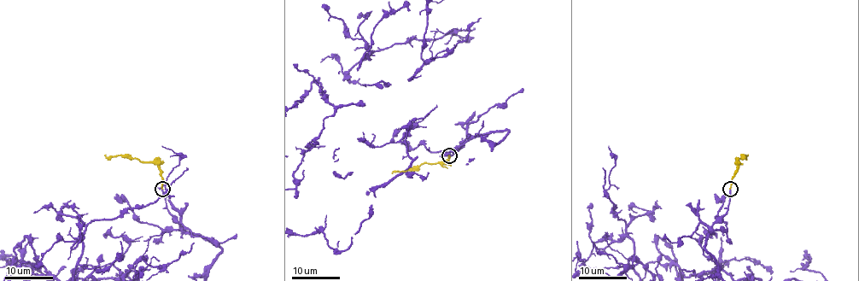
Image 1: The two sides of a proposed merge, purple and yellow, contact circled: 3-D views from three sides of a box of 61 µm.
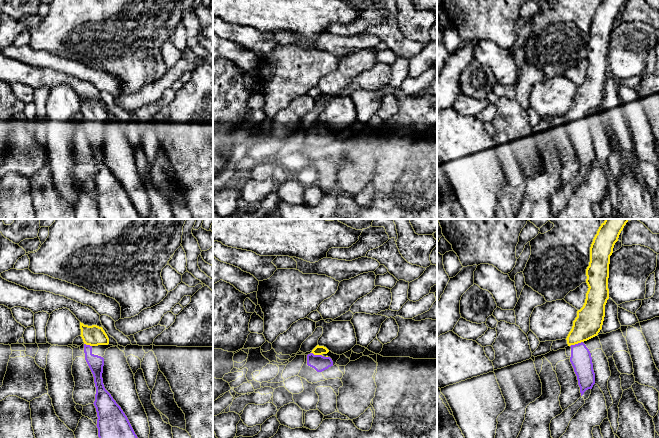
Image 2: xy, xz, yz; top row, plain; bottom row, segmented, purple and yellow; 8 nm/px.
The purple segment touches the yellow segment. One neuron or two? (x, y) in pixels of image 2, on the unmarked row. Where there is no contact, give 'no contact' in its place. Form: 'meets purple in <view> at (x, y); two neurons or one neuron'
meets purple in yz at (576, 120); one neuron

